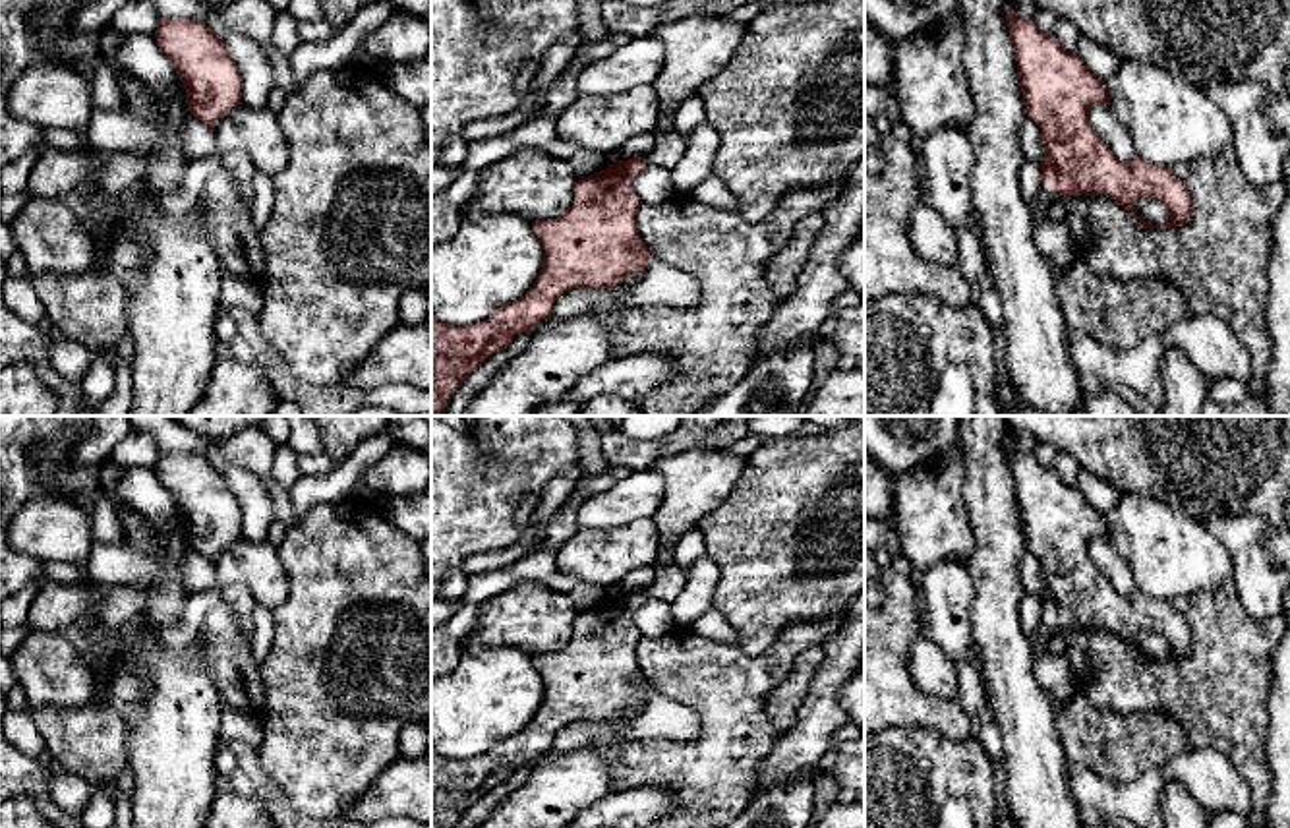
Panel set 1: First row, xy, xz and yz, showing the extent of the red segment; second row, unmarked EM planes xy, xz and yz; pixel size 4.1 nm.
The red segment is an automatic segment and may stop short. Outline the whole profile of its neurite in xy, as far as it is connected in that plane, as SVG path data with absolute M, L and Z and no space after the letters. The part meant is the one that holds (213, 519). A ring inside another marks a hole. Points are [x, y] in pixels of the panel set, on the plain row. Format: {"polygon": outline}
{"polygon": "M161 453L155 472L186 522L186 538L209 567L242 534L242 509L226 478L201 453Z"}

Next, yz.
{"polygon": "M1011 439L1006 441L1006 457L1015 486L1025 547L1039 557L1044 578L1044 592L1041 596L1042 621L1035 652L1044 652L1046 642L1058 629L1089 629L1097 625L1122 638L1141 662L1155 664L1187 658L1191 652L1191 631L1186 613L1176 611L1170 602L1147 596L1137 588L1129 596L1120 594L1091 561L1091 540L1110 540L1104 515L1075 486L1064 484L1054 468L1042 466L1033 453L1017 451ZM1139 631L1162 636L1168 644L1168 656L1153 658L1141 652L1133 640Z"}

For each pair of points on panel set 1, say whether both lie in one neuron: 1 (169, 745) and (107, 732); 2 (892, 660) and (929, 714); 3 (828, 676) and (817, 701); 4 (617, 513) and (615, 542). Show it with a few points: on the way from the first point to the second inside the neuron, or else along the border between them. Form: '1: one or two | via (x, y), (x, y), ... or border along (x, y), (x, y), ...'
1: two | border along (126, 732), (126, 759), (130, 763)
2: one | via (892, 674), (915, 701)
3: one | via (826, 681), (822, 695)
4: two | border along (650, 517), (621, 527), (579, 531)

